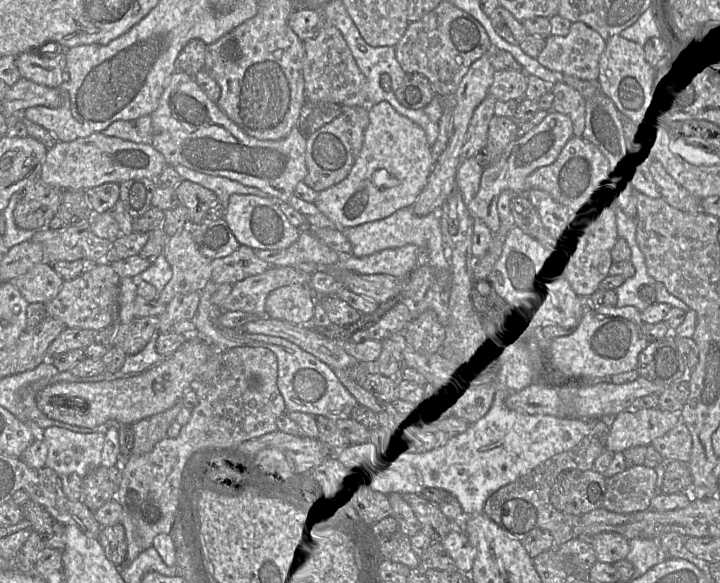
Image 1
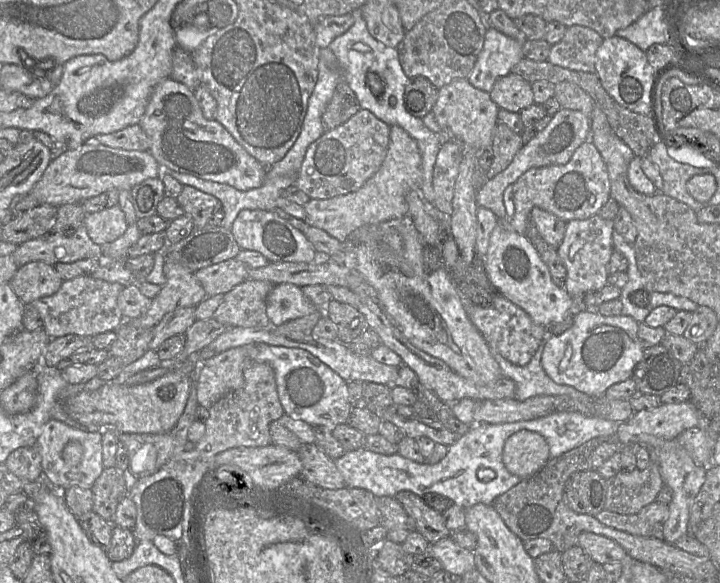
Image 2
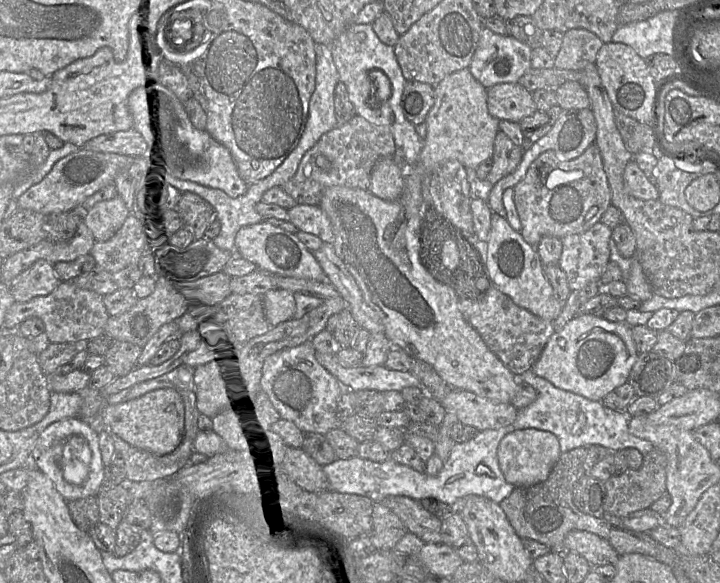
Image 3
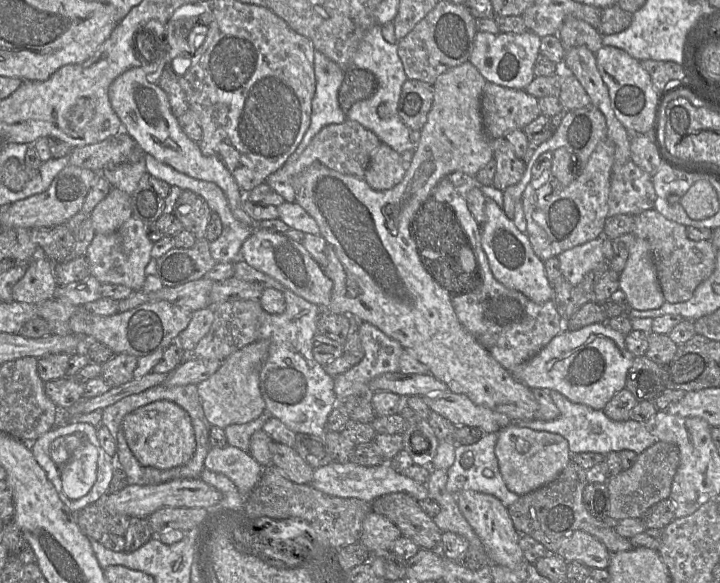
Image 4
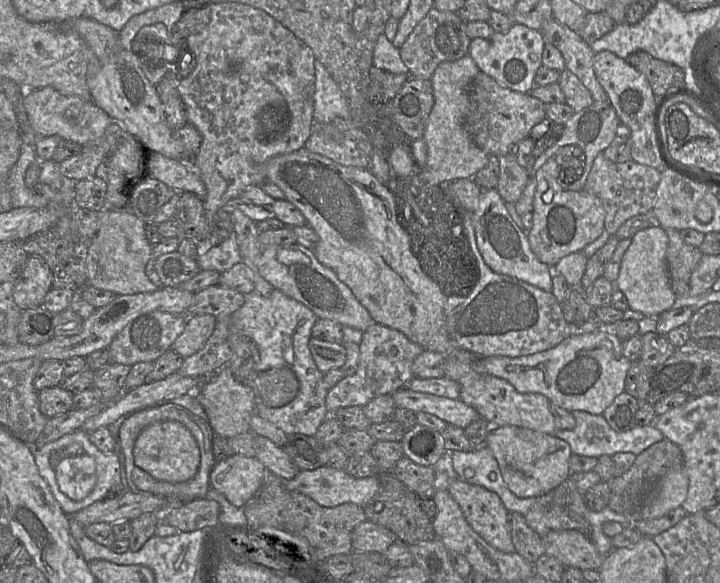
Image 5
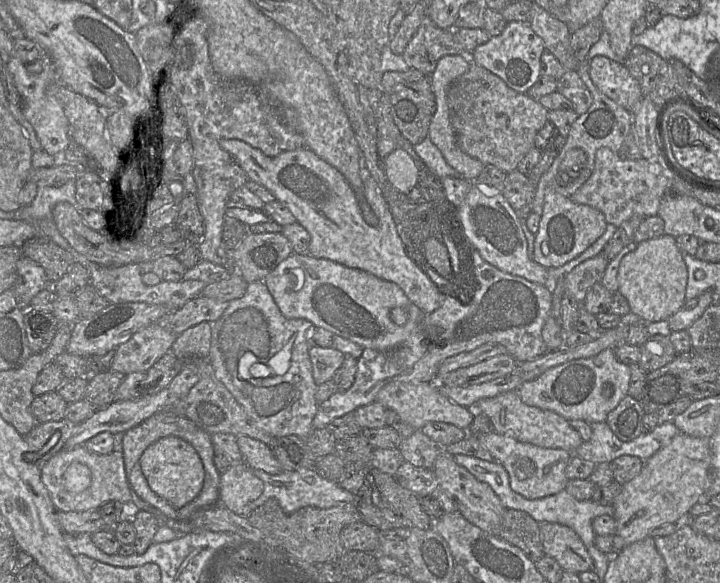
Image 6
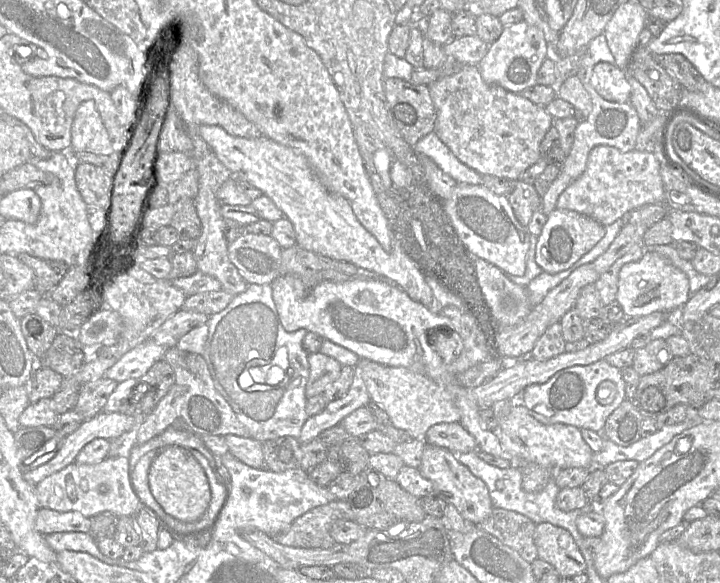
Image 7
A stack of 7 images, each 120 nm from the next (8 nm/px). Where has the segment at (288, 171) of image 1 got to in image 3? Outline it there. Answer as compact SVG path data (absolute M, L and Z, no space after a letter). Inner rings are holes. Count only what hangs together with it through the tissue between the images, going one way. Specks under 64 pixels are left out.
M150 80L133 90L128 97L133 129L144 139L148 157L160 168L183 179L223 190L236 198L244 194L248 184L240 177L228 148L216 141L206 130L196 129L182 102L160 80Z

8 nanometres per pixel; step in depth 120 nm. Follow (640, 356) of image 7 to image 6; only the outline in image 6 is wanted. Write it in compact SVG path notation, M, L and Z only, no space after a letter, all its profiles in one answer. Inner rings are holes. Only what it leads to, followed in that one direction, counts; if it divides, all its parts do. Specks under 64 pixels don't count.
M649 336L639 345L639 349L639 365L646 372L654 371L665 366L677 355L668 336Z

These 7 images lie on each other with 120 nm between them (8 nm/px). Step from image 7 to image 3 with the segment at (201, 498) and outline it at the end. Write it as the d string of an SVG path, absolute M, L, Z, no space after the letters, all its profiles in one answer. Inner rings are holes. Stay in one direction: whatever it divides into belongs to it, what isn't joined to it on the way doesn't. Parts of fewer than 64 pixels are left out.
M171 388L158 389L119 404L106 405L101 413L103 427L130 445L157 455L173 452L184 436L185 406L180 394Z

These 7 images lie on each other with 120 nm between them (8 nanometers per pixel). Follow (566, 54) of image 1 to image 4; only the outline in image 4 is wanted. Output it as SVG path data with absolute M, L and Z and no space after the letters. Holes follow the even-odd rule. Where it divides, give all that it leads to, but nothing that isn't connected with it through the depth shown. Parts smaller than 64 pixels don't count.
M567 17L558 32L564 48L585 46L594 54L603 46L602 35L587 22L575 17Z

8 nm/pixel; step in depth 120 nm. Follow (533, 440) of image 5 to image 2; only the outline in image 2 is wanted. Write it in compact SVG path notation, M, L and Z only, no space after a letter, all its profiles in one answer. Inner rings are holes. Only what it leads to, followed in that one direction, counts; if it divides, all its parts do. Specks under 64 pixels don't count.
M521 430L506 439L502 460L507 471L520 479L538 473L550 460L545 438L529 430Z

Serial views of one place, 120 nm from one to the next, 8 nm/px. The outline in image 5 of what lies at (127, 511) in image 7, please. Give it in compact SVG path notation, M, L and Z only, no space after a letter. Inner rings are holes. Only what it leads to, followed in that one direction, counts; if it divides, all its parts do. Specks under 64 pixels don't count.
M82 429L66 434L42 447L34 448L33 452L40 475L67 515L74 515L92 503L103 499L112 486L120 483L120 463L117 454L101 452L90 440L89 433ZM73 443L80 444L84 454L58 461L54 453Z

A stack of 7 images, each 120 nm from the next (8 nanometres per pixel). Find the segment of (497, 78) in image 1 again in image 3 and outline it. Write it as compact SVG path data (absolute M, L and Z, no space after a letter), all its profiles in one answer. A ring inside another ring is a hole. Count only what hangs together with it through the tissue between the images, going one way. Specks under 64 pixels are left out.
M517 83L496 84L487 89L487 107L498 120L520 122L537 111L532 93Z

